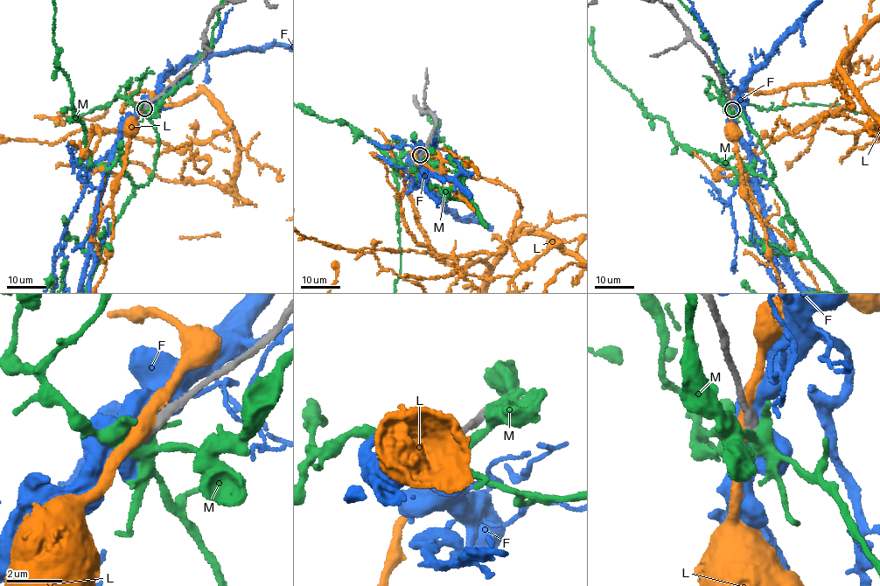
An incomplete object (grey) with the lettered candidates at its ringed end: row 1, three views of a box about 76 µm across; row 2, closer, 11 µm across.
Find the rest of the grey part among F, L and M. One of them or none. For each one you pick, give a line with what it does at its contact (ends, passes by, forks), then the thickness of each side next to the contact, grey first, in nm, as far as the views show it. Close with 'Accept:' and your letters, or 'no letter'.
Accept: no letter

